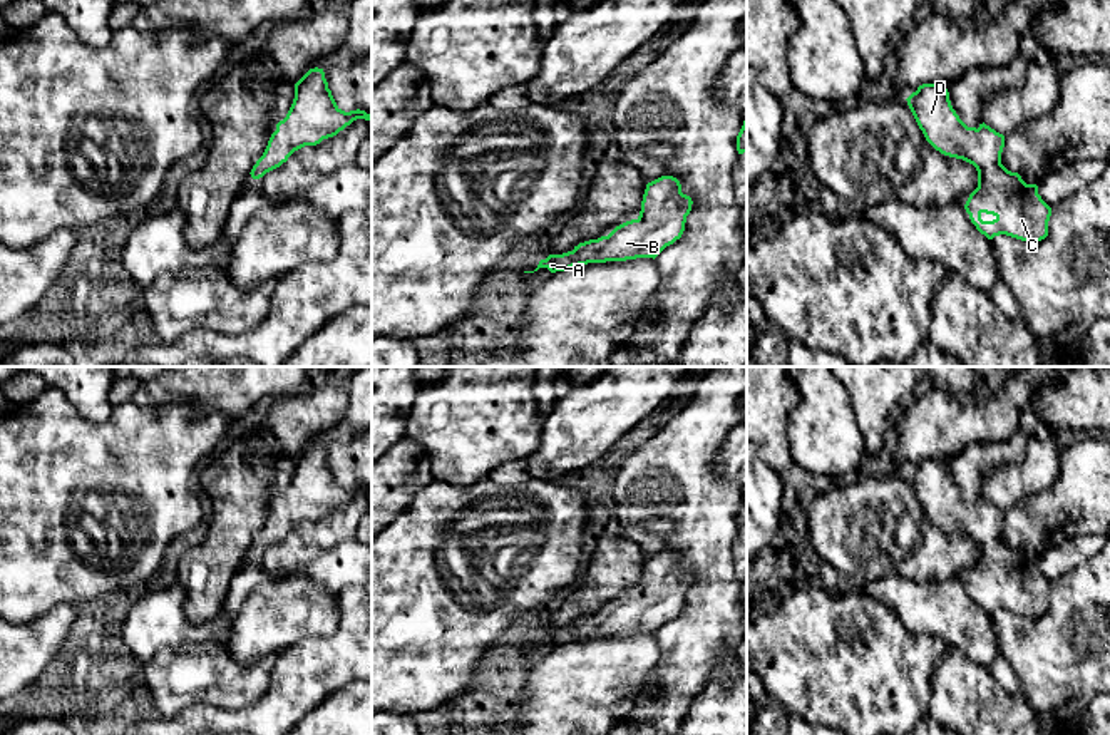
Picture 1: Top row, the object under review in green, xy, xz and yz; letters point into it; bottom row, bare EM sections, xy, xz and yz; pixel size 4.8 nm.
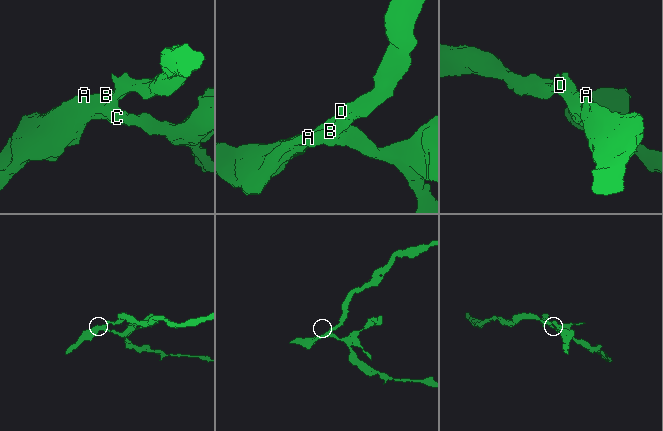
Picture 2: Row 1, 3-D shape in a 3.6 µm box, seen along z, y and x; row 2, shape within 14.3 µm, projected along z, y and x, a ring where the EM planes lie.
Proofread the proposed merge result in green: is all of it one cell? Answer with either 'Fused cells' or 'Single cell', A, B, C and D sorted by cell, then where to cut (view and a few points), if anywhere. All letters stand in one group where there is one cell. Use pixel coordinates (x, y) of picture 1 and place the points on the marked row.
Single cell. Groups: A B C D. No split

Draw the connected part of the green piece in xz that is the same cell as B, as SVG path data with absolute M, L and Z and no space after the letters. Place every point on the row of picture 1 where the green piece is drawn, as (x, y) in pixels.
M661 176L646 184L636 219L616 226L608 236L579 243L573 251L549 254L534 271L547 268L556 273L588 263L655 260L681 238L691 204L676 177Z

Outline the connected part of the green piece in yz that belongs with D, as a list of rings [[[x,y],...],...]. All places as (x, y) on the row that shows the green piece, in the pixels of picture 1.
[[[922,84],[907,105],[926,141],[941,154],[963,159],[978,171],[978,188],[964,209],[971,223],[988,239],[1006,234],[1038,243],[1048,236],[1051,208],[1018,172],[1001,164],[1005,136],[986,126],[968,127],[951,105],[944,85]]]

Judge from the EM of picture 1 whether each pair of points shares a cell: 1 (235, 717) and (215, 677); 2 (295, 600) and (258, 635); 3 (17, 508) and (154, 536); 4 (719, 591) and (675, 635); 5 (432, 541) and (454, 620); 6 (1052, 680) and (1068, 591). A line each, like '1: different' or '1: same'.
1: different
2: same
3: same
4: same
5: same
6: same

